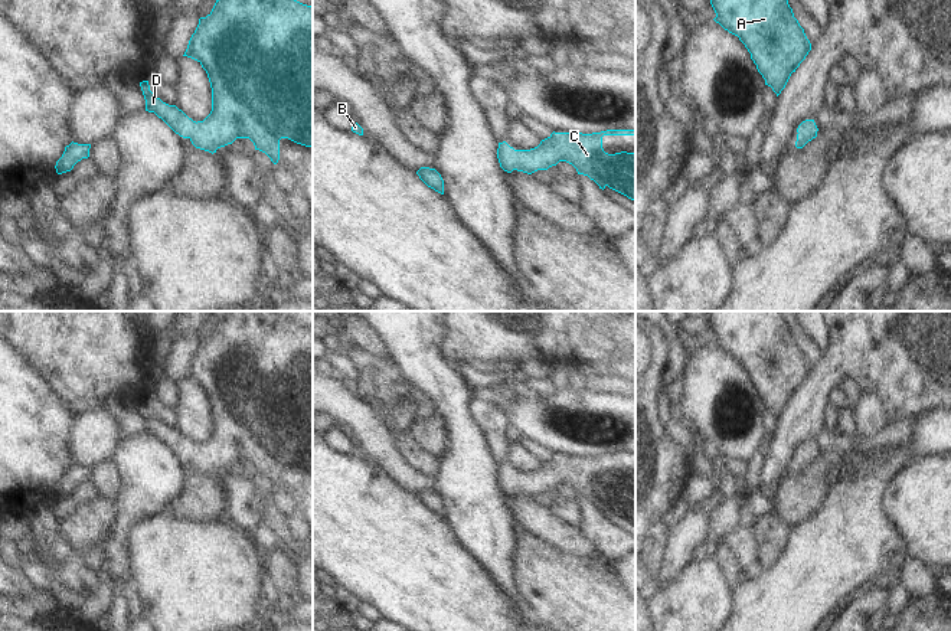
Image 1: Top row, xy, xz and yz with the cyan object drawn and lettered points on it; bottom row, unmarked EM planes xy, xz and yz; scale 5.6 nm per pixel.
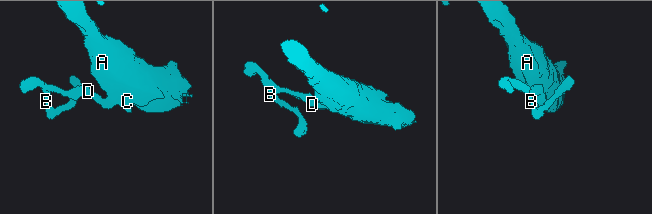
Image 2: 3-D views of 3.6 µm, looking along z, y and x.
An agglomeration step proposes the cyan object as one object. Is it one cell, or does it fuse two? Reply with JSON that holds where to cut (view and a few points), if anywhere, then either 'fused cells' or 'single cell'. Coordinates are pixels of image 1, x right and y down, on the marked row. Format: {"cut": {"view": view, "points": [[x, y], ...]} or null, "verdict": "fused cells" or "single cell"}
{"cut": null, "verdict": "single cell"}

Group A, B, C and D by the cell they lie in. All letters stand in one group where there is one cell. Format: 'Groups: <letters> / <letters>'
Groups: A B C D.

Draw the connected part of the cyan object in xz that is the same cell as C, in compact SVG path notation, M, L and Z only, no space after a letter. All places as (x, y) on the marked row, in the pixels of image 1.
M607 130L592 134L553 131L530 150L514 150L503 141L499 143L497 158L504 171L517 170L527 174L566 161L578 174L594 180L599 189L608 186L635 202L635 153L605 153L604 135L635 135L635 130Z

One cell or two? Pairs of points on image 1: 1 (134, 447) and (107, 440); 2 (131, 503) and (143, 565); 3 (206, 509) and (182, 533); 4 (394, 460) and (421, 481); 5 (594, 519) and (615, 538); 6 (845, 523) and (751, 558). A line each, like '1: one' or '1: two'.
1: two
2: two
3: two
4: one
5: one
6: two

